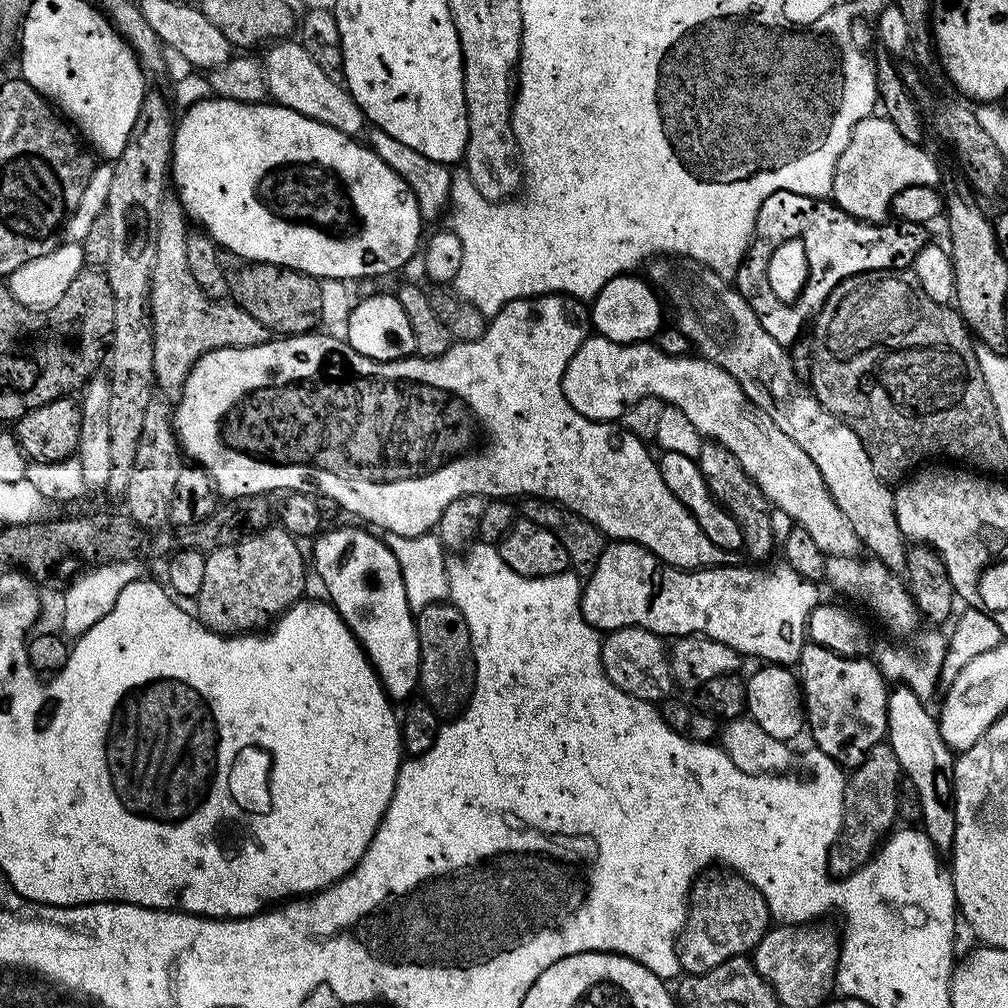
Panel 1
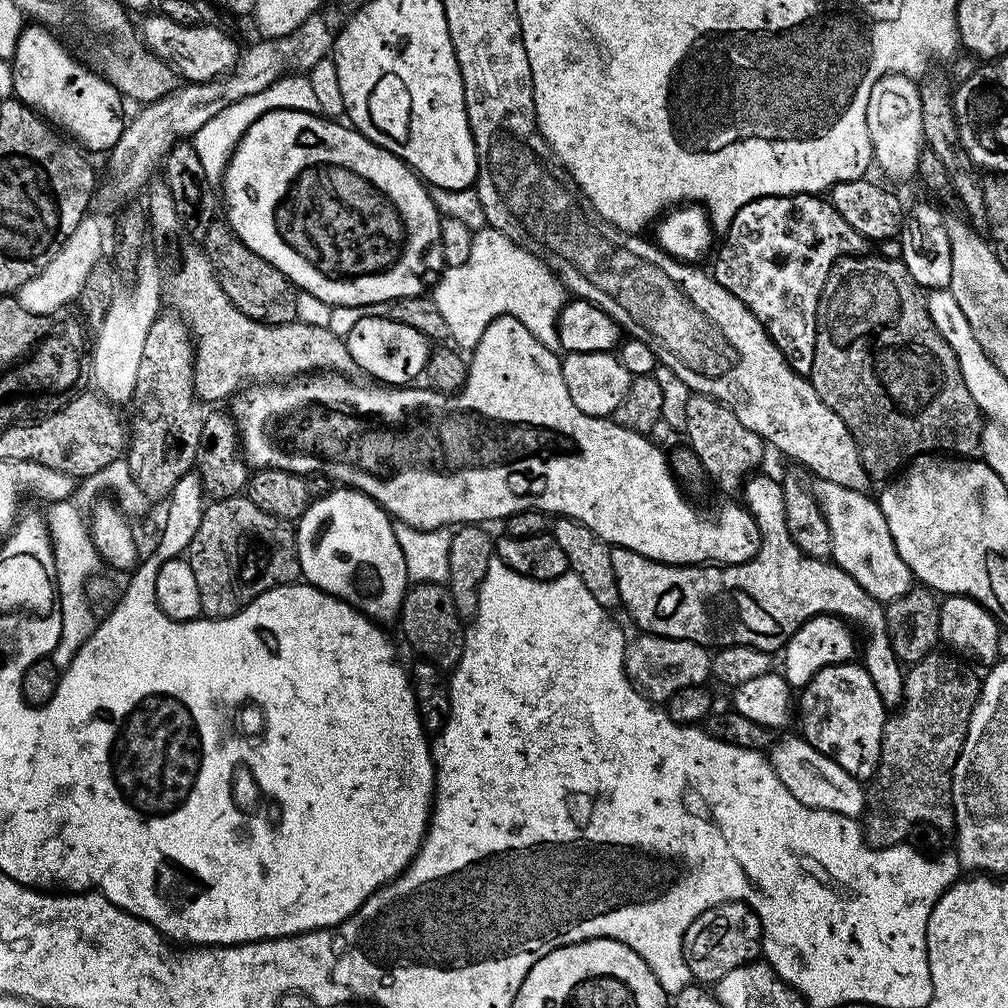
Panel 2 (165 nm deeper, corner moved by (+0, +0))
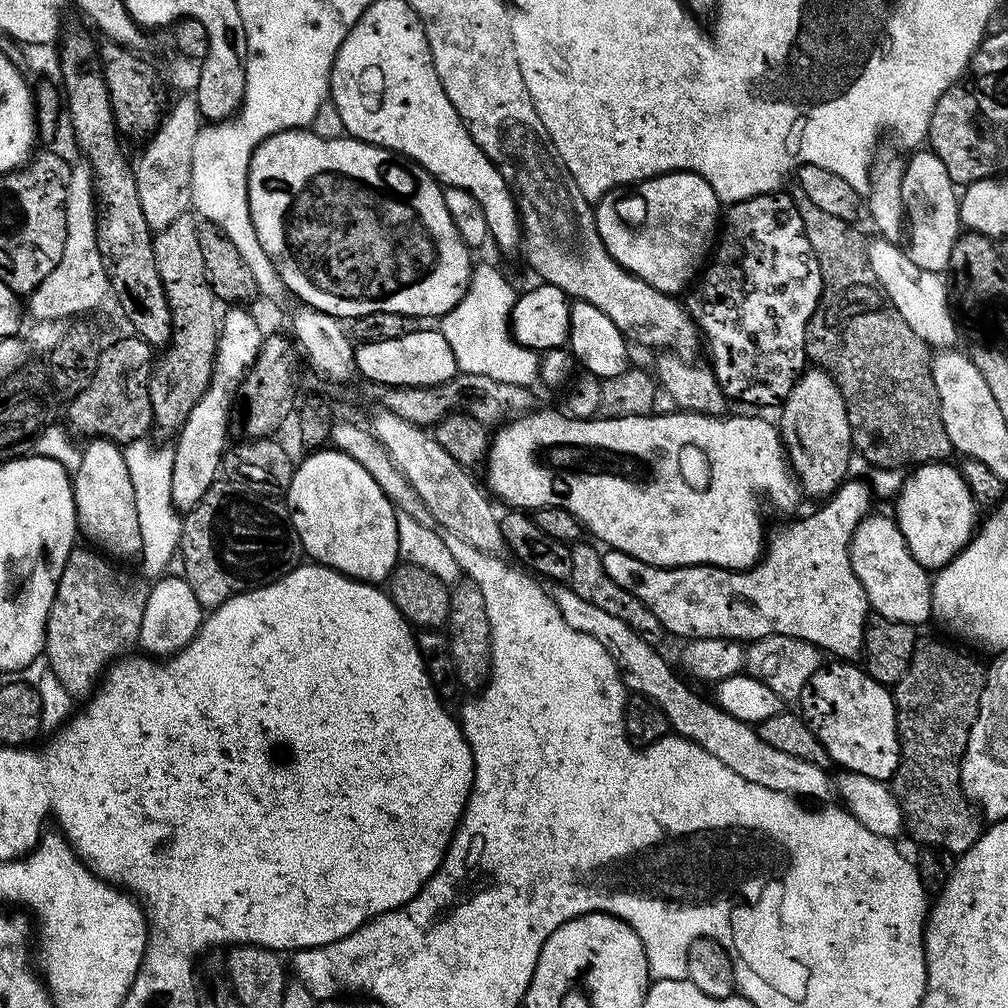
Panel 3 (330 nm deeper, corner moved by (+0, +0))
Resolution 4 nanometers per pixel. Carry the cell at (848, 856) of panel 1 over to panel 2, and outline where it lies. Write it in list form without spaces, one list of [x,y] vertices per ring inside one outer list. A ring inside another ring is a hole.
[[[932,651],[905,671],[904,696],[895,711],[885,719],[880,764],[871,780],[867,781],[864,794],[862,827],[864,839],[871,848],[889,848],[905,843],[916,823],[933,824],[940,832],[951,833],[955,829],[952,771],[966,742],[972,711],[980,697],[982,680],[979,675],[976,677],[974,669],[964,665],[967,663],[959,655],[947,656],[940,651]]]

